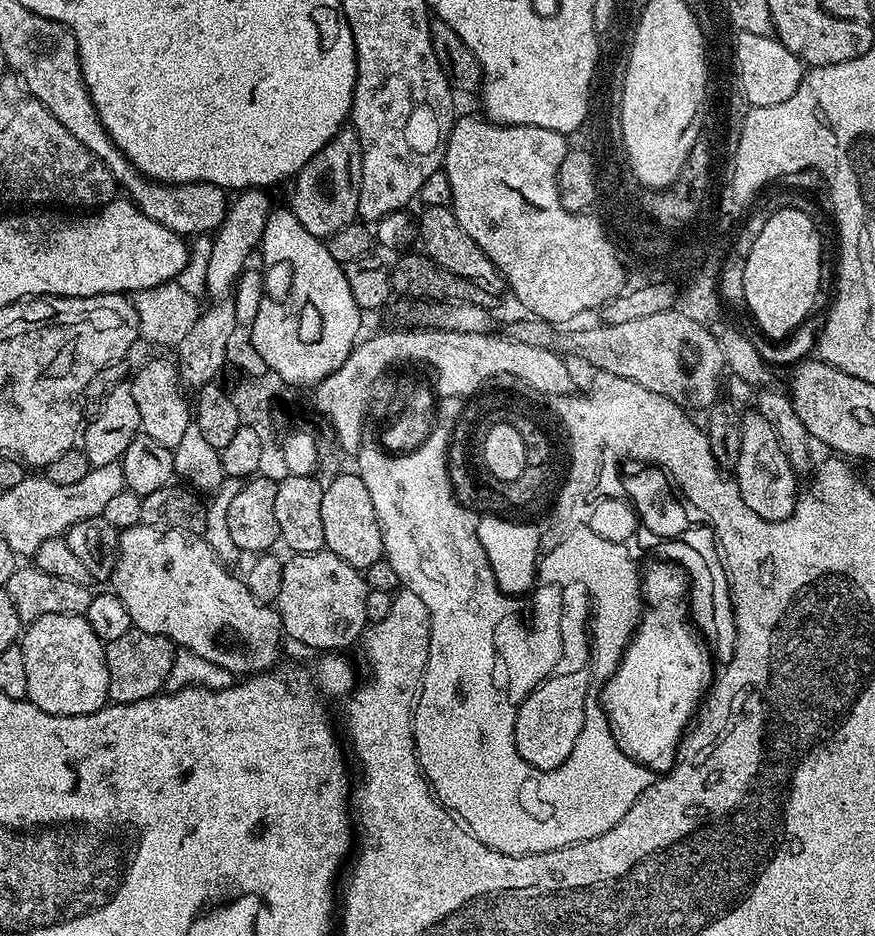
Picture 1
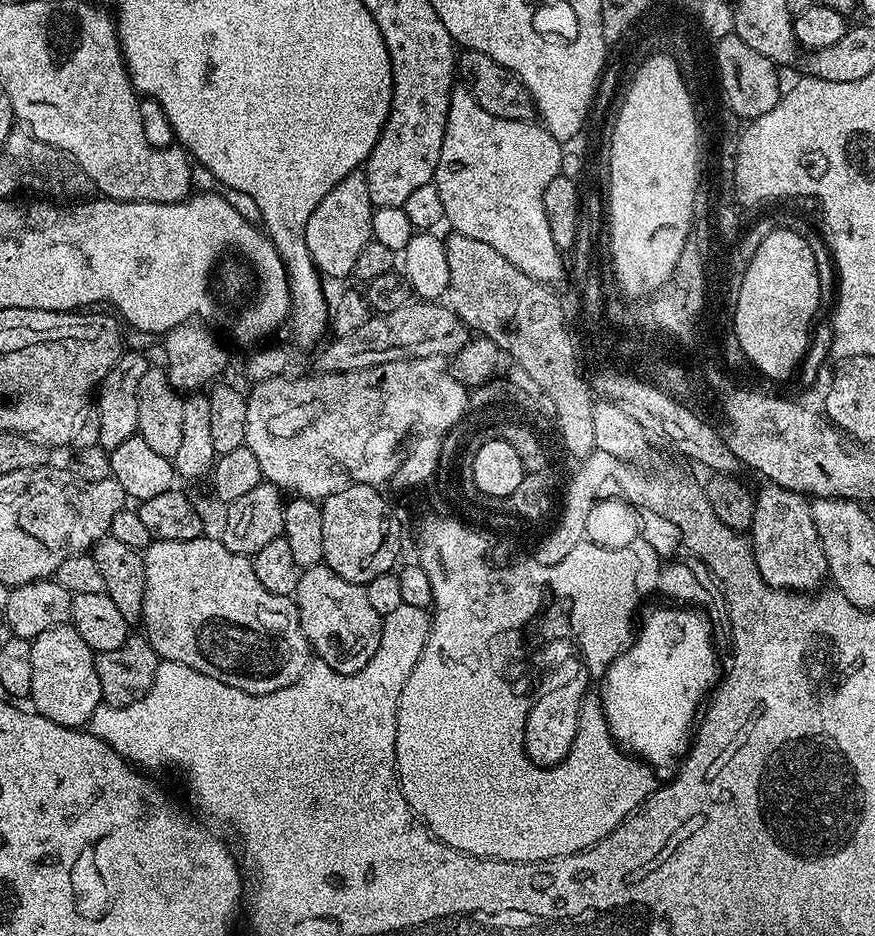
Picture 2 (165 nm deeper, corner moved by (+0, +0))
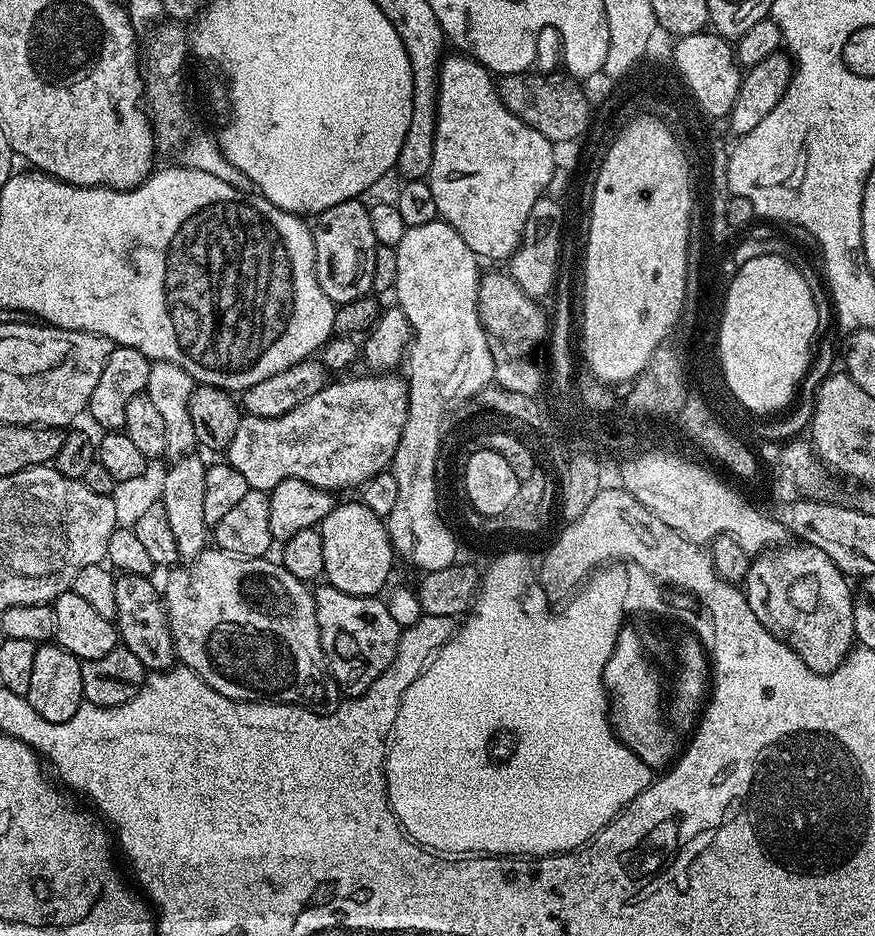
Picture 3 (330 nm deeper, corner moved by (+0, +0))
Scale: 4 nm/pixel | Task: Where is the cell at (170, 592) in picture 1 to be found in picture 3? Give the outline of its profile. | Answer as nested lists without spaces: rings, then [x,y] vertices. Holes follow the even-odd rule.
[[[215,546],[205,547],[203,552],[191,557],[189,568],[176,566],[171,569],[168,581],[162,584],[164,605],[168,608],[168,625],[172,631],[172,641],[176,647],[176,655],[179,663],[189,668],[193,676],[200,676],[218,694],[226,694],[231,700],[258,700],[261,702],[275,702],[277,704],[299,704],[301,708],[311,708],[312,711],[321,714],[332,712],[342,703],[342,689],[336,683],[336,677],[332,675],[328,667],[328,660],[322,650],[322,638],[320,627],[316,617],[316,597],[313,589],[307,583],[294,574],[286,571],[283,564],[272,558],[253,558],[250,556],[235,556]]]

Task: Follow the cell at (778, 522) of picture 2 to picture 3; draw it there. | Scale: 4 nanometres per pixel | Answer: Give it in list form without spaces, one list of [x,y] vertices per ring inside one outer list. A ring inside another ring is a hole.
[[[788,542],[783,546],[768,549],[759,553],[751,561],[748,573],[742,583],[744,597],[750,602],[750,610],[754,610],[754,618],[762,622],[764,629],[783,644],[788,644],[802,662],[810,670],[827,674],[840,667],[848,658],[857,643],[854,630],[854,610],[856,604],[852,600],[852,588],[849,577],[840,572],[820,549],[814,545],[801,542]]]

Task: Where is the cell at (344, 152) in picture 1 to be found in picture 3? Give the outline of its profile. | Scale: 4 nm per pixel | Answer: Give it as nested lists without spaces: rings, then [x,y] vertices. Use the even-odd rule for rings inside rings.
[[[360,198],[338,202],[338,206],[330,206],[330,210],[319,213],[311,225],[312,237],[314,238],[316,277],[326,294],[326,298],[330,298],[335,305],[354,302],[373,291],[377,242],[374,226],[370,222],[370,208],[367,203],[364,205],[364,202]]]

